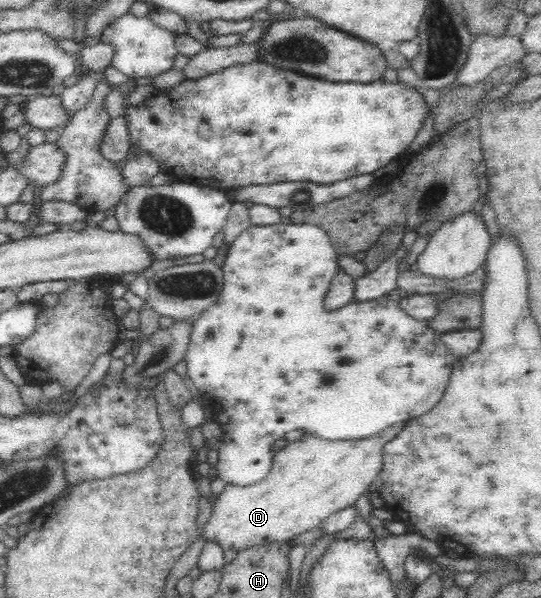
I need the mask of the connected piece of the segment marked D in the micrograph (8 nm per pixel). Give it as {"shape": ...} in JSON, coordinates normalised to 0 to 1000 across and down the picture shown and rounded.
{"shape":[[[743,707],[743,711],[728,711],[728,714],[717,714],[717,717],[706,717],[706,724],[699,722],[691,731],[680,731],[680,734],[643,734],[643,737],[599,737],[599,734],[591,734],[590,731],[580,731],[575,724],[564,724],[560,734],[551,737],[540,737],[530,742],[525,749],[508,754],[505,758],[505,769],[501,771],[499,784],[492,793],[488,801],[482,801],[477,808],[468,808],[466,811],[429,811],[420,808],[414,819],[401,828],[401,834],[397,836],[396,844],[390,848],[390,863],[375,878],[370,891],[373,898],[377,898],[379,905],[397,905],[403,911],[409,911],[410,918],[434,918],[438,923],[447,921],[447,918],[458,918],[458,915],[470,915],[470,911],[495,911],[495,908],[506,908],[506,905],[525,905],[534,906],[543,895],[558,893],[562,890],[571,890],[575,885],[588,883],[588,878],[603,868],[603,865],[610,865],[614,858],[621,858],[621,855],[628,855],[628,851],[636,851],[643,846],[654,846],[656,838],[673,824],[680,823],[684,809],[691,804],[691,799],[699,794],[701,784],[708,774],[706,759],[708,759],[708,744],[713,737],[721,737],[721,734],[728,734],[728,727],[747,714],[750,707]]]}

